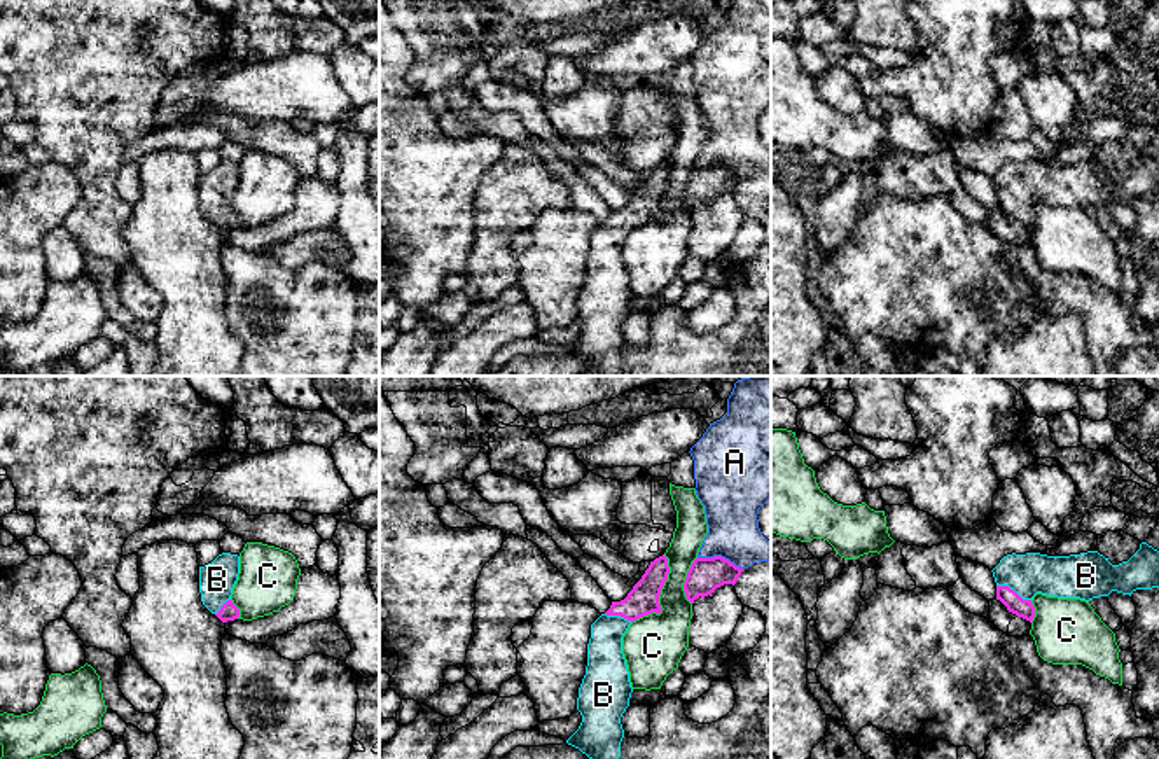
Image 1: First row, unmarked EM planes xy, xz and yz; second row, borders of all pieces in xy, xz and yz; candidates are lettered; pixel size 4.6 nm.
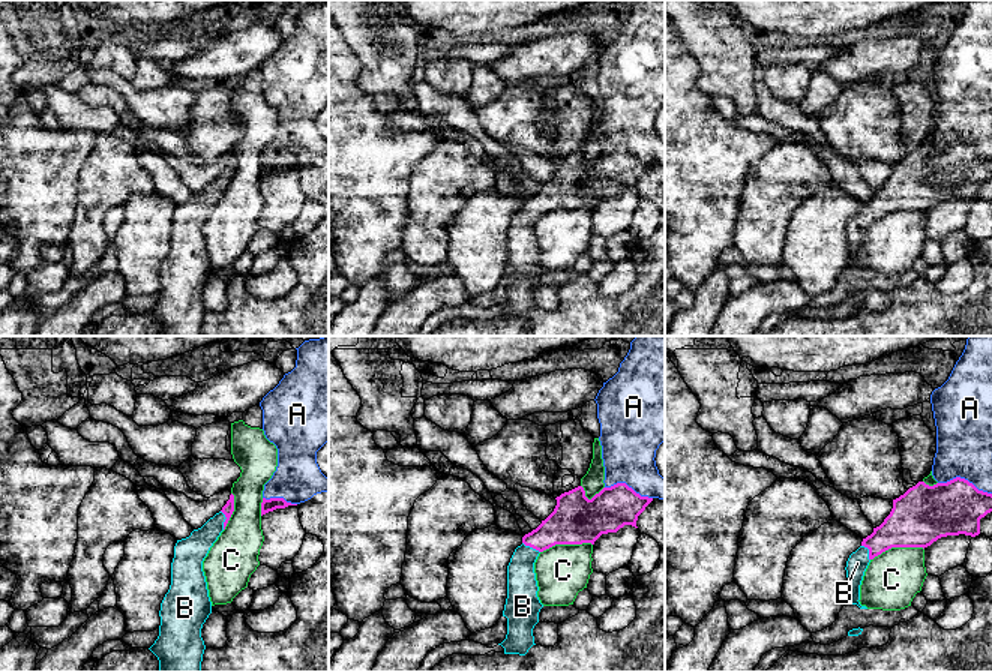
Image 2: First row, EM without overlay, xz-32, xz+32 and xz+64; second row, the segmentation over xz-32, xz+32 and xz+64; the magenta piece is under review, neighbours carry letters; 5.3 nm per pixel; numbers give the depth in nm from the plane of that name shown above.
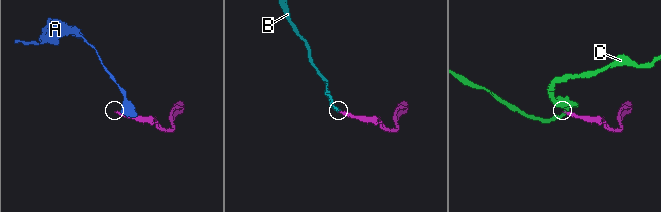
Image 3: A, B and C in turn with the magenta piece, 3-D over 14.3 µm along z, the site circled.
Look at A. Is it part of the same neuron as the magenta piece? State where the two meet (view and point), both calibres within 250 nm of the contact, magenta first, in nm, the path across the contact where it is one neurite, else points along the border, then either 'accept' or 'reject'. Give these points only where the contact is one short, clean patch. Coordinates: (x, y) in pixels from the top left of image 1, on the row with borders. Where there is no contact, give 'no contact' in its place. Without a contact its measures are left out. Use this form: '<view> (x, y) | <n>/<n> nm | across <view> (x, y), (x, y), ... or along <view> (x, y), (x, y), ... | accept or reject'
xz (721, 557) | 160/260 nm | reject

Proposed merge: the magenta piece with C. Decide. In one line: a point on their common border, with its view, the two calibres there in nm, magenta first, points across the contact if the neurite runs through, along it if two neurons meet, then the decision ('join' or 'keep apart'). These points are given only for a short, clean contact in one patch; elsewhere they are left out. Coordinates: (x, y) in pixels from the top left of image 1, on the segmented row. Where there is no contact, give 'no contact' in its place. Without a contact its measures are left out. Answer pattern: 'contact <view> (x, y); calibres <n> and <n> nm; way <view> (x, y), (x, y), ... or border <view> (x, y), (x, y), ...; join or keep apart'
contact xz (658, 597); calibres 140 and 280 nm; keep apart

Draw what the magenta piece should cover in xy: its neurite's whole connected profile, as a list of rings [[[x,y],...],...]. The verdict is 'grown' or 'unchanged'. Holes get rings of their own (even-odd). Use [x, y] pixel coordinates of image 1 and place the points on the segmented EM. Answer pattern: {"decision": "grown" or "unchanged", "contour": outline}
{"decision": "grown", "contour": [[[219,554],[212,563],[199,567],[199,593],[203,605],[222,623],[239,617],[231,595],[239,574],[239,556]]]}

